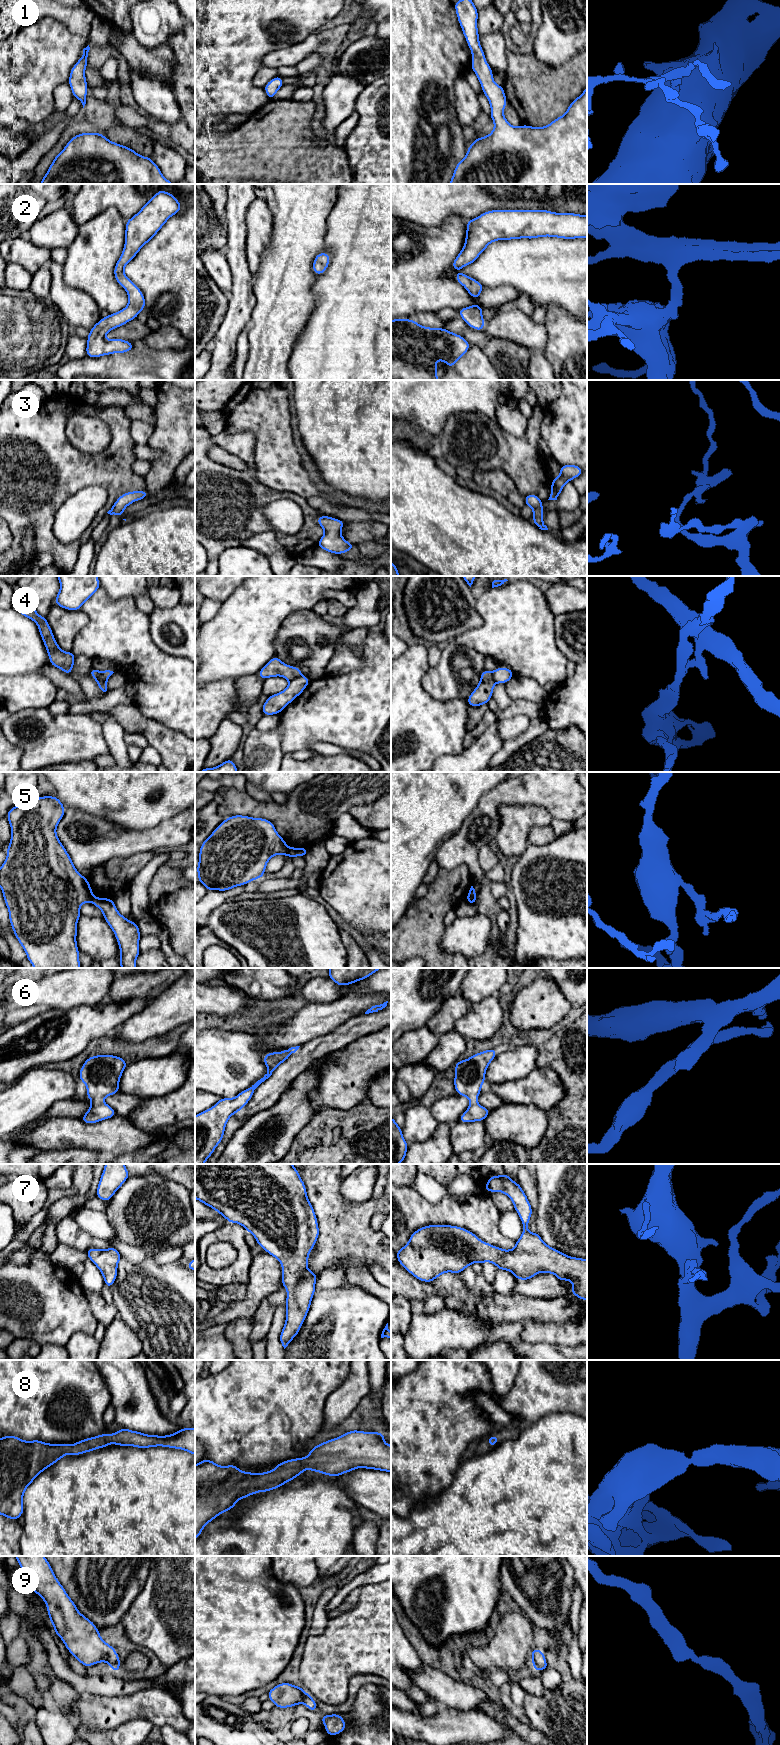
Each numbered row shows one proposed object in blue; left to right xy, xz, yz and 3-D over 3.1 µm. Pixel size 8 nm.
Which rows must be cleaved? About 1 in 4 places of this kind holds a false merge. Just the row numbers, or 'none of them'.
4, 5

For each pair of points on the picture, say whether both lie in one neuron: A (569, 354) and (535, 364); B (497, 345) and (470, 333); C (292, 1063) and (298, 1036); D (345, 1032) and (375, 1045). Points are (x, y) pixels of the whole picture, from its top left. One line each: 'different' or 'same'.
A: different
B: same
C: different
D: different

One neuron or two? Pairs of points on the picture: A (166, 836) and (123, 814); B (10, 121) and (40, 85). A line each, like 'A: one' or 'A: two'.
A: two
B: two

